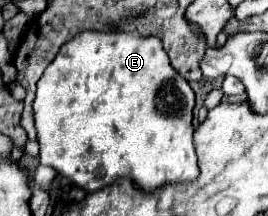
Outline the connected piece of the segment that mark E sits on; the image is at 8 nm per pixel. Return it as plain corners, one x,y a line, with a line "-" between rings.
81,32
63,48
57,52
55,60
45,68
43,76
37,82
37,96
33,100
33,122
37,130
37,142
41,146
39,162
43,166
51,166
57,170
57,174
69,178
85,192
93,192
112,184
118,178
131,178
131,182
141,188
143,192
155,192
167,184
179,184
179,182
191,182
199,176
197,156
195,156
195,144
193,144
193,108
195,108
195,94
183,76
171,68
171,62
163,50
163,44
159,38
143,38
137,32

